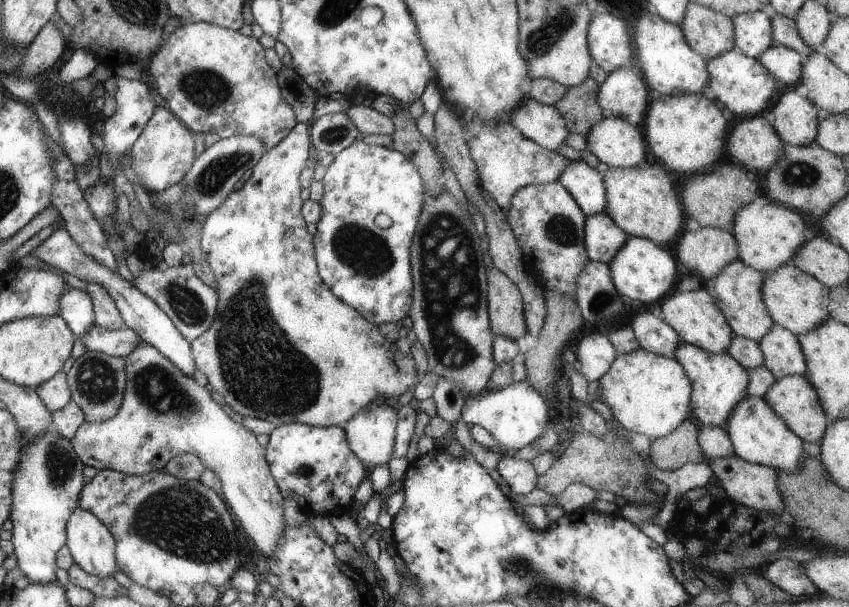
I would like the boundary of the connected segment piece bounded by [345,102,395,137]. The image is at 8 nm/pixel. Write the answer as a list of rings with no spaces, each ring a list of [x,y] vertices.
[[[350,102],[349,108],[345,111],[346,116],[357,126],[358,132],[363,136],[368,134],[386,134],[391,136],[394,132],[394,123],[389,116],[380,114],[376,109],[366,105],[354,105]]]

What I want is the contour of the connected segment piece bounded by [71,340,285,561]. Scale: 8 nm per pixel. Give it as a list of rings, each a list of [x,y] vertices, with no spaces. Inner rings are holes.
[[[142,341],[124,359],[127,371],[127,388],[123,404],[118,412],[104,422],[84,421],[71,438],[75,453],[86,466],[96,470],[110,469],[127,475],[143,475],[152,471],[162,471],[166,463],[176,455],[192,453],[200,457],[206,469],[213,470],[221,482],[220,496],[230,512],[240,522],[252,540],[254,548],[267,561],[275,556],[275,550],[284,536],[285,516],[283,496],[270,472],[263,448],[255,434],[235,422],[224,411],[223,406],[212,399],[205,386],[201,386],[192,375],[184,374],[172,361],[169,361],[156,347]]]

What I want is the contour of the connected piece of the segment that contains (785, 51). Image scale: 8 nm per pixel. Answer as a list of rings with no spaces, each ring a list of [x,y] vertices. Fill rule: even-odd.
[[[772,44],[757,58],[782,83],[796,84],[806,58],[797,50]]]

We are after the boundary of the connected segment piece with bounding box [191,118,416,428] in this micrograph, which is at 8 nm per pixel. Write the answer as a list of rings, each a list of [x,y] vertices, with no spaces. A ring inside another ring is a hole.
[[[313,118],[307,123],[297,123],[286,138],[277,142],[276,146],[269,148],[266,154],[254,165],[250,178],[246,180],[242,188],[228,194],[220,206],[217,206],[216,210],[212,211],[210,216],[203,221],[203,227],[200,229],[201,249],[207,256],[209,266],[217,278],[216,290],[219,301],[212,326],[191,341],[195,368],[206,374],[213,390],[220,392],[232,410],[242,414],[243,417],[250,416],[267,420],[274,428],[284,423],[296,422],[318,427],[342,424],[342,422],[349,421],[362,408],[376,402],[378,396],[387,396],[388,400],[393,396],[402,395],[414,384],[416,378],[413,357],[403,355],[396,347],[396,343],[382,336],[382,333],[379,332],[379,326],[368,322],[357,310],[336,298],[336,295],[332,294],[332,291],[324,284],[317,271],[313,236],[308,233],[307,222],[301,215],[303,201],[300,197],[302,187],[299,183],[300,173],[306,168],[306,159],[310,154],[308,151],[310,150],[309,130],[312,122],[314,122]]]

